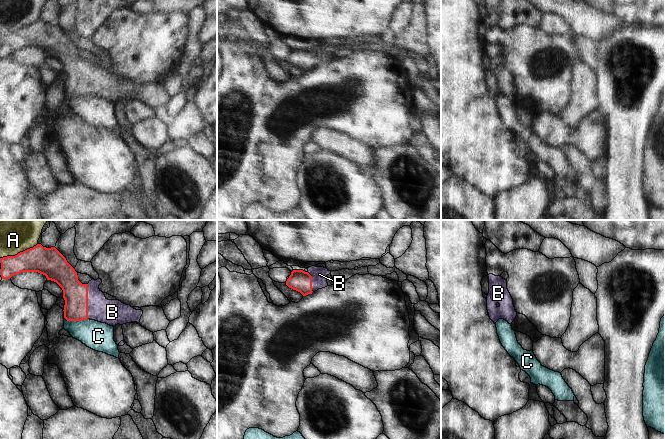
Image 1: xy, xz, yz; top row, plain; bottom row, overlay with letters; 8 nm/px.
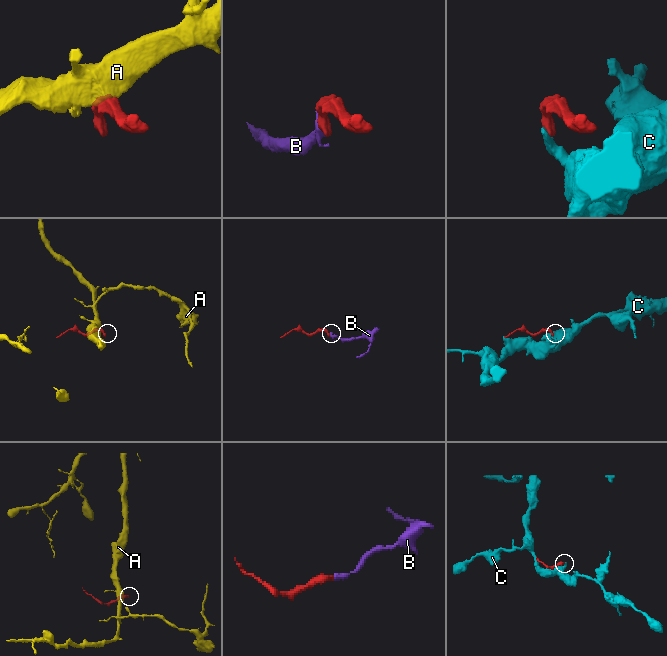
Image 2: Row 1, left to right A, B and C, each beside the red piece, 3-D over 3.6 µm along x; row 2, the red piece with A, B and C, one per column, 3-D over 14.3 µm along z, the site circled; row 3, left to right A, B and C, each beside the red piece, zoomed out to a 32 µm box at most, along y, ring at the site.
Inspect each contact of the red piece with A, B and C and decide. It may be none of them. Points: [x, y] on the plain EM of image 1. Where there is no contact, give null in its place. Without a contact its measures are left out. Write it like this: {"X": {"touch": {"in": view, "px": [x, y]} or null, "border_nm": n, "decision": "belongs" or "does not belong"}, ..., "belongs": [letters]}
{"A": {"touch": {"in": "xy", "px": [18, 29]}, "border_nm": 320, "decision": "does not belong"}, "B": {"touch": {"in": "xy", "px": [87, 77]}, "border_nm": 280, "decision": "belongs"}, "C": {"touch": {"in": "xy", "px": [76, 96]}, "border_nm": 190, "decision": "does not belong"}, "belongs": ["B"]}

